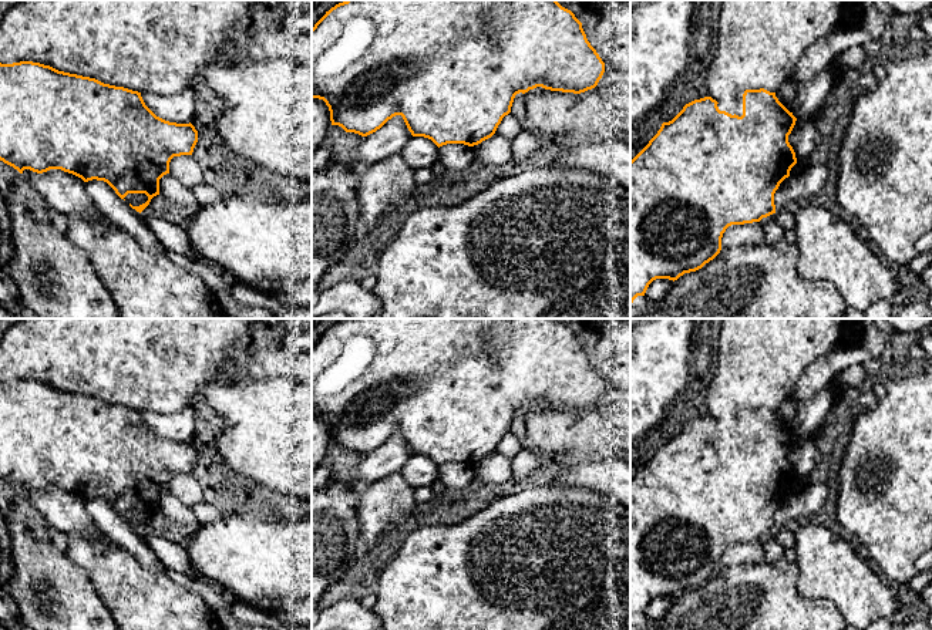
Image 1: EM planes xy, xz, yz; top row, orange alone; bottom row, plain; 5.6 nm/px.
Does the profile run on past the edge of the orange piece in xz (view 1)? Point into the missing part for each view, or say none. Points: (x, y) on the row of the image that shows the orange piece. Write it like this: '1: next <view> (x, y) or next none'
1: next none

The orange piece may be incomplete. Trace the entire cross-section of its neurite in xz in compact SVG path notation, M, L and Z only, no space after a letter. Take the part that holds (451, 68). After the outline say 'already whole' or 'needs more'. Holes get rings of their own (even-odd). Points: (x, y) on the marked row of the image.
M346 0L332 7L312 28L312 98L326 102L332 125L367 137L388 119L401 115L413 137L431 139L438 148L447 144L474 146L491 138L502 118L511 112L517 94L536 87L581 94L598 85L605 63L591 46L575 14L556 0Z; already whole

